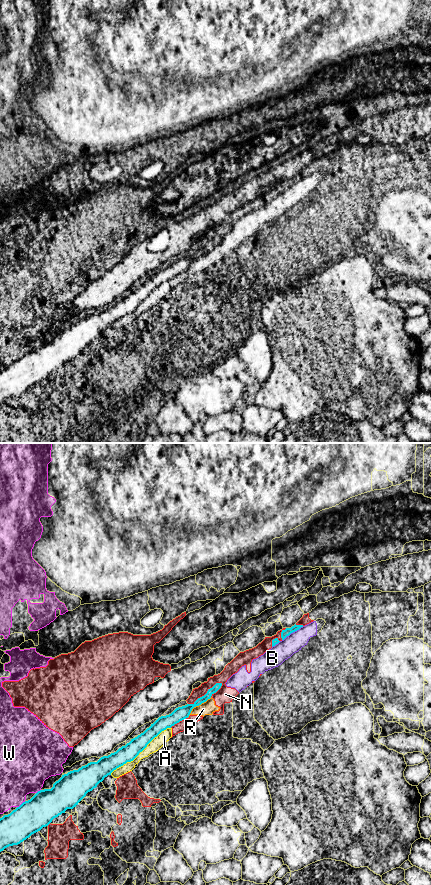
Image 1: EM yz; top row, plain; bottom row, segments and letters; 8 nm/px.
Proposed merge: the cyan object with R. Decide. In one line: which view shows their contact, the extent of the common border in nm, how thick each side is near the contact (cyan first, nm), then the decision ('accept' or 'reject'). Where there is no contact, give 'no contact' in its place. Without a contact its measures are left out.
yz | 260 nm | 110/110 nm | reject

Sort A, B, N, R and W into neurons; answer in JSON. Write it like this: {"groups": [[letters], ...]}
{"groups": [["A", "B", "R"], ["N"], ["W"]]}

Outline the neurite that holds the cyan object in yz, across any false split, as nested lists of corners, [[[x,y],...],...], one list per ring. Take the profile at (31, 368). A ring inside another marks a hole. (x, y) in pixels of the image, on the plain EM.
[[[216,235],[193,256],[178,259],[171,266],[159,269],[143,285],[116,304],[62,327],[51,341],[38,343],[30,352],[0,370],[0,404],[9,398],[20,396],[48,378],[67,361],[76,359],[105,329],[133,313],[162,283],[188,270],[194,259],[210,251],[221,238],[222,235]]]

